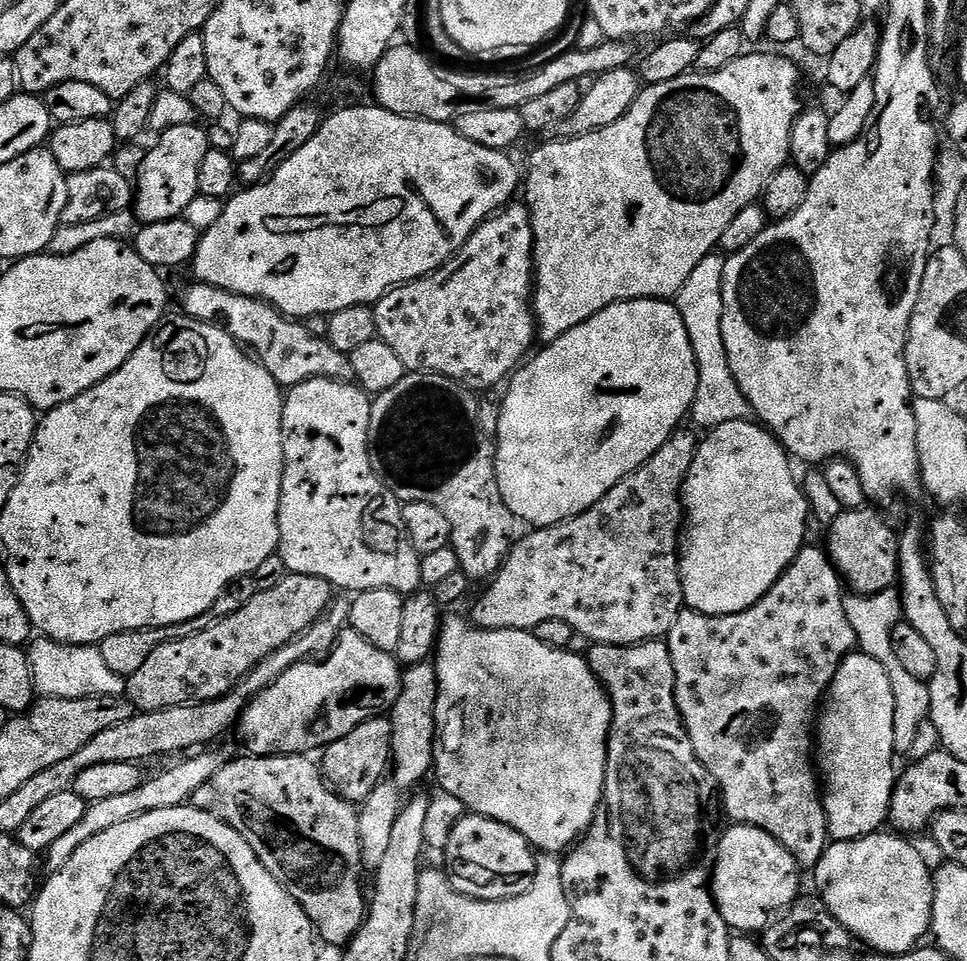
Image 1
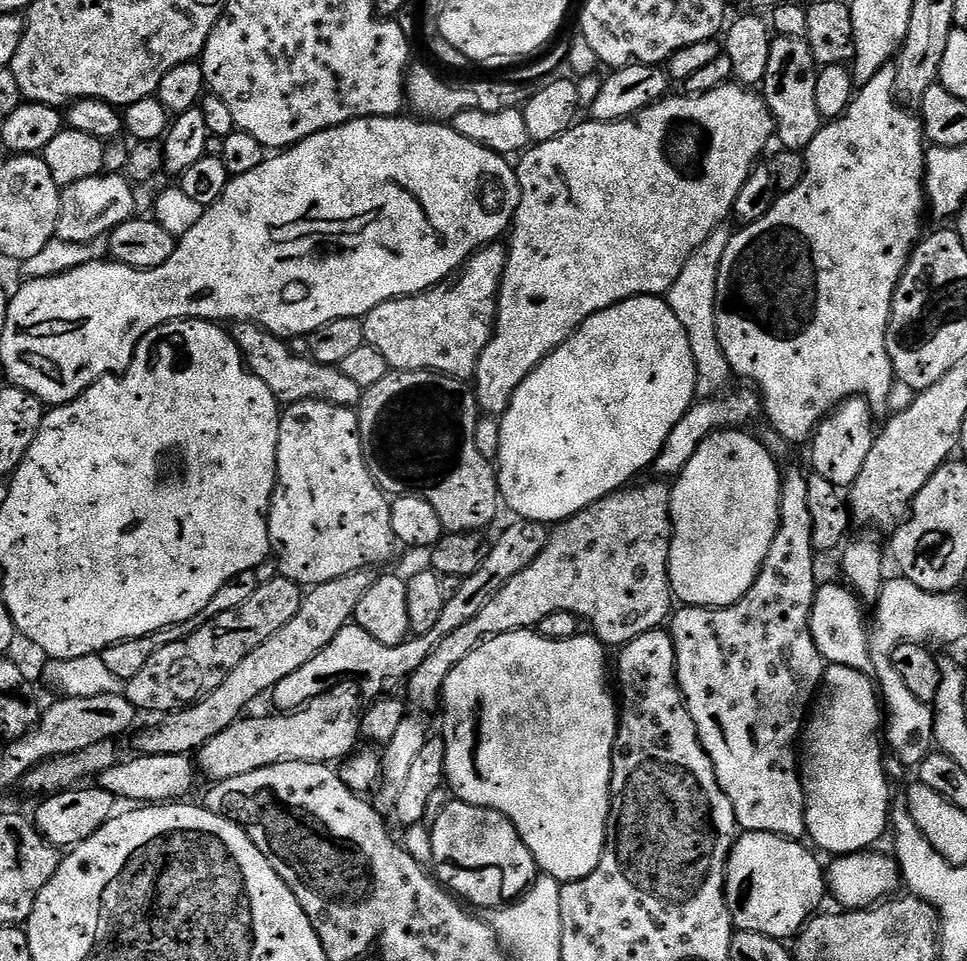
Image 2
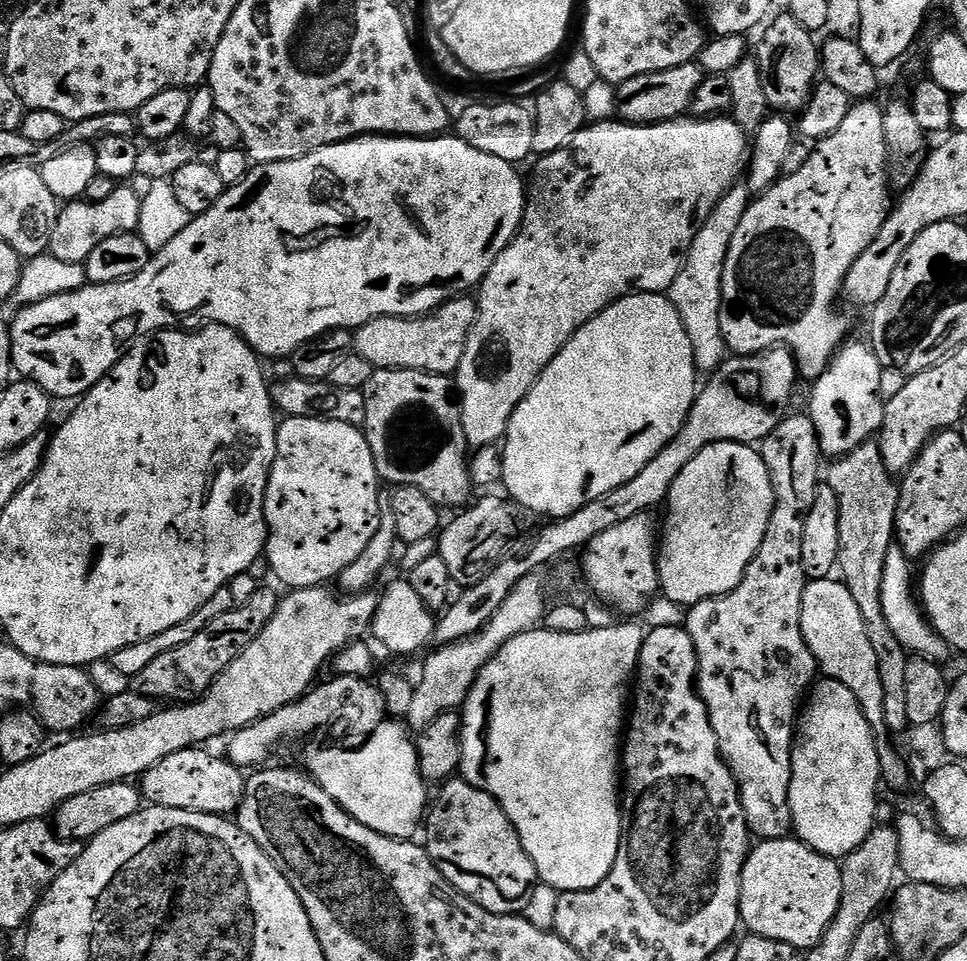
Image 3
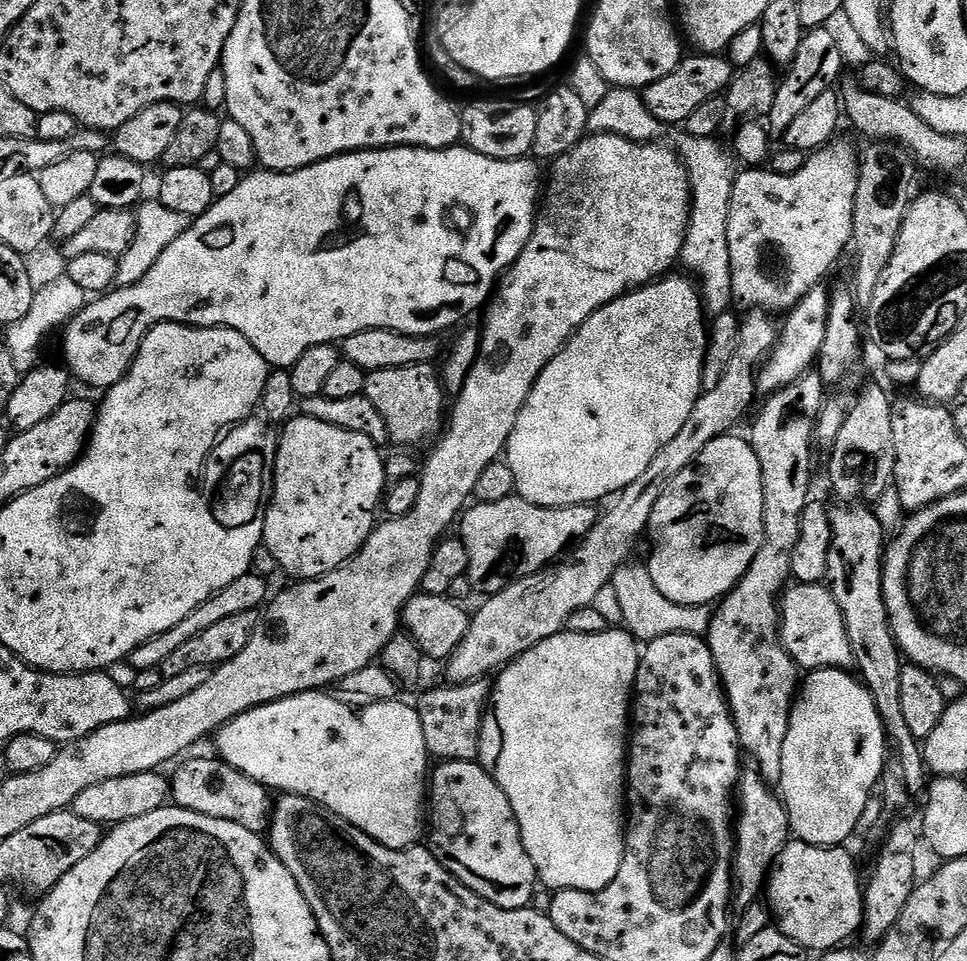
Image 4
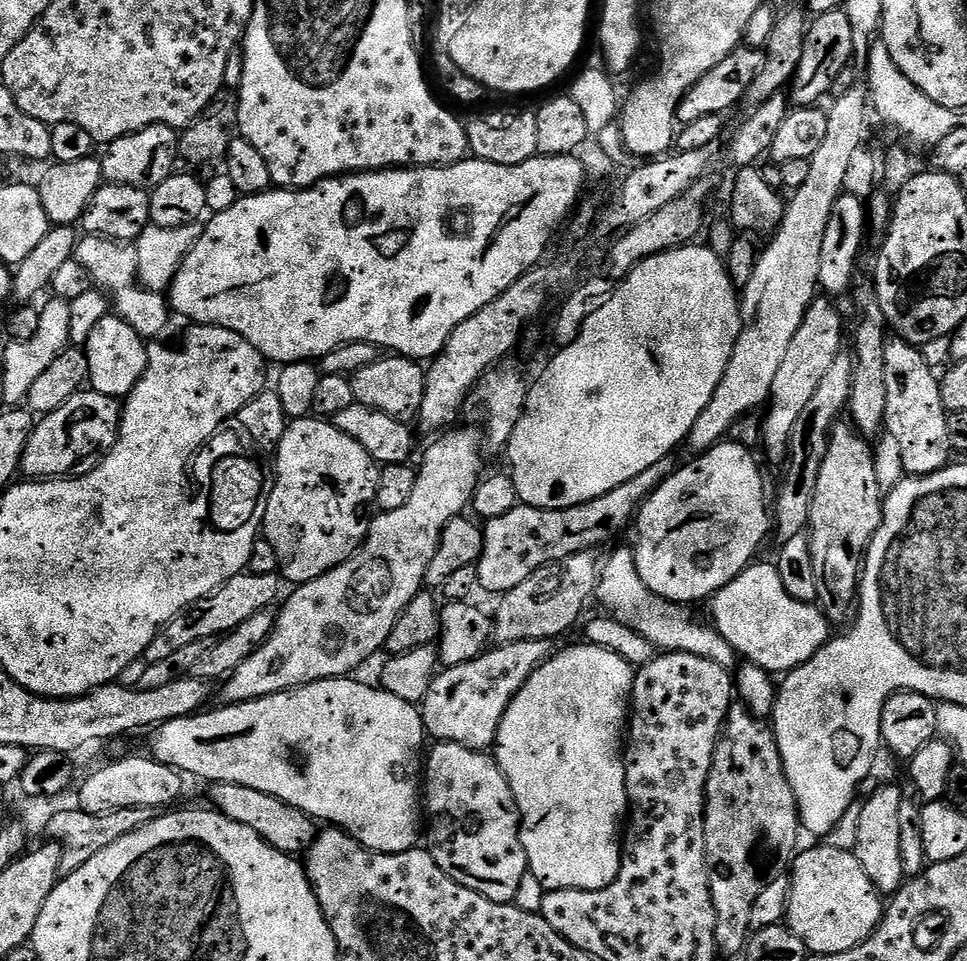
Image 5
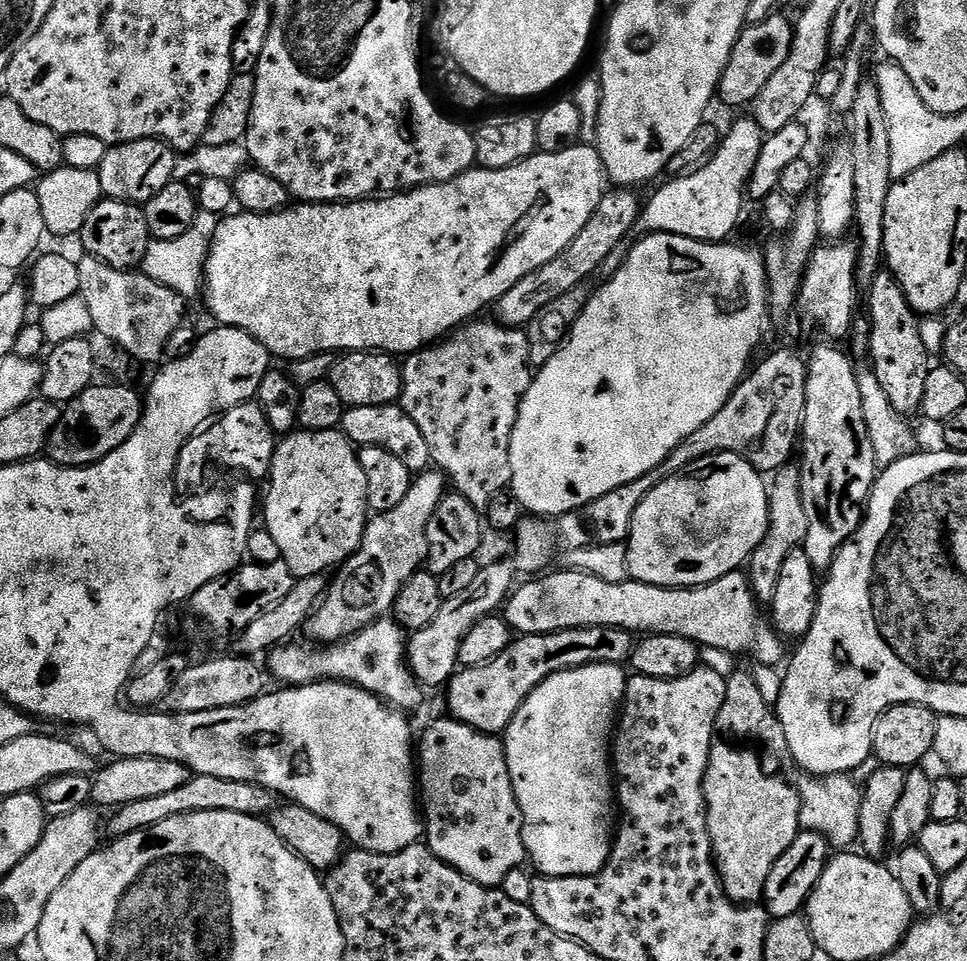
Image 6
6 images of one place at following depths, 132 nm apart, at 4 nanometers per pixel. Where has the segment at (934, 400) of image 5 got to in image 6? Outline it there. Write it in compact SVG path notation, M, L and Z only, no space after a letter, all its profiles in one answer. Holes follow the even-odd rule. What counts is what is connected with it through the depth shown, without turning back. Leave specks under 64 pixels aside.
M880 271L874 282L867 285L866 292L866 319L872 327L868 335L868 356L872 360L870 368L875 372L894 410L902 417L911 417L911 412L915 413L922 406L922 393L926 390L926 374L930 367L930 353L920 333L921 321L918 313L906 302L891 272Z

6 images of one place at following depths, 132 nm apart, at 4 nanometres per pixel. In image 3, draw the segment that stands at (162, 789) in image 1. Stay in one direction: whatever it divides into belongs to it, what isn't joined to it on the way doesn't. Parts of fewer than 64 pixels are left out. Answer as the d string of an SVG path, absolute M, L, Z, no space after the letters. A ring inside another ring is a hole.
M336 674L333 677L333 680L328 680L325 684L317 683L309 687L300 699L274 710L274 714L231 733L227 737L227 759L241 770L255 769L265 763L263 760L279 744L284 744L287 740L300 740L303 736L312 736L319 728L330 727L340 715L344 715L356 728L368 724L369 729L374 729L384 723L388 716L388 707L383 694L371 679L361 678L356 674Z

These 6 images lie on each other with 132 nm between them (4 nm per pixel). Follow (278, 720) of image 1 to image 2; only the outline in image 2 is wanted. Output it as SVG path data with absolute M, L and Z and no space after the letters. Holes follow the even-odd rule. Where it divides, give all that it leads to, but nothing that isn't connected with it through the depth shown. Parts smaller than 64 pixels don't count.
M516 518L513 521L513 524L497 538L496 545L493 548L491 545L487 549L482 566L478 566L474 574L463 577L459 586L449 595L442 615L438 618L438 626L434 626L430 634L412 636L395 648L382 646L382 642L370 638L370 634L366 634L366 630L362 630L354 622L347 624L345 628L338 630L334 642L330 642L330 646L326 646L322 654L310 658L310 662L306 662L302 670L294 670L290 678L282 678L282 682L276 684L274 697L276 696L277 702L281 704L281 709L303 708L314 697L329 691L335 685L332 683L343 676L364 676L365 682L372 688L380 688L387 680L396 680L399 676L411 676L414 670L418 670L418 666L422 666L422 662L426 662L430 650L434 650L434 646L438 646L438 642L442 642L446 634L454 634L458 626L466 626L466 622L470 622L470 618L474 618L474 614L478 614L478 610L482 610L486 602L493 600L498 590L502 590L502 586L506 586L506 582L514 578L514 574L526 570L526 566L530 566L530 562L534 562L534 558L542 554L542 550L548 544L549 529L537 520Z

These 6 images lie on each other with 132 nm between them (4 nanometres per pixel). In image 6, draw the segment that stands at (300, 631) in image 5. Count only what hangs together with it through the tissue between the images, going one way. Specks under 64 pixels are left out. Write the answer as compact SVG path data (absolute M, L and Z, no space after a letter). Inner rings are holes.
M439 470L421 472L413 479L406 498L402 498L402 502L398 502L394 510L386 510L369 519L360 549L340 565L331 577L333 580L327 585L324 599L308 617L306 632L313 636L309 637L317 645L339 644L391 613L404 583L421 571L422 565L428 559L426 530L444 495L444 473Z

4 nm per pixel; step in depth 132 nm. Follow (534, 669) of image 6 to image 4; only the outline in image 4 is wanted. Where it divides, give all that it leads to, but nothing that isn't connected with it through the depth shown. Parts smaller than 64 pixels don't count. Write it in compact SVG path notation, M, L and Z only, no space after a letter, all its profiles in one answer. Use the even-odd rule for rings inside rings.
M487 679L468 680L464 684L445 683L444 688L432 688L420 696L418 711L422 734L426 734L429 757L437 761L476 760L480 752L480 723L490 704L490 684Z

